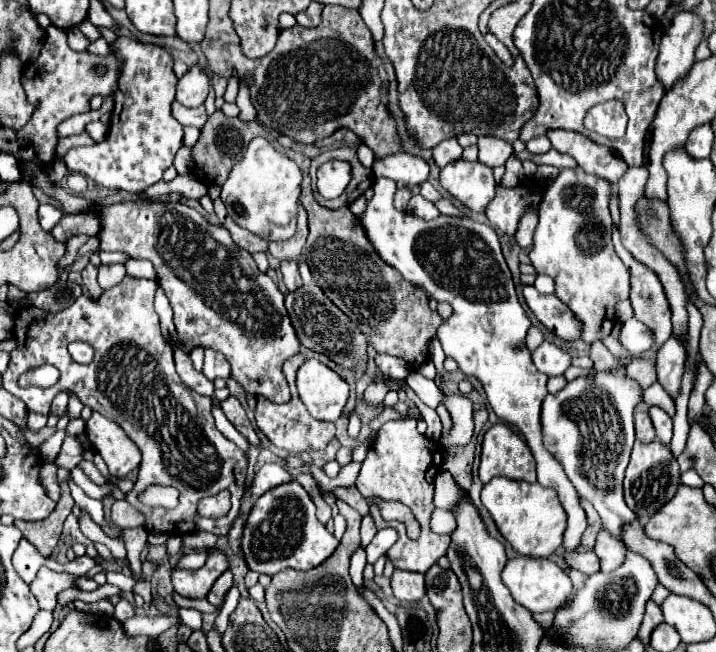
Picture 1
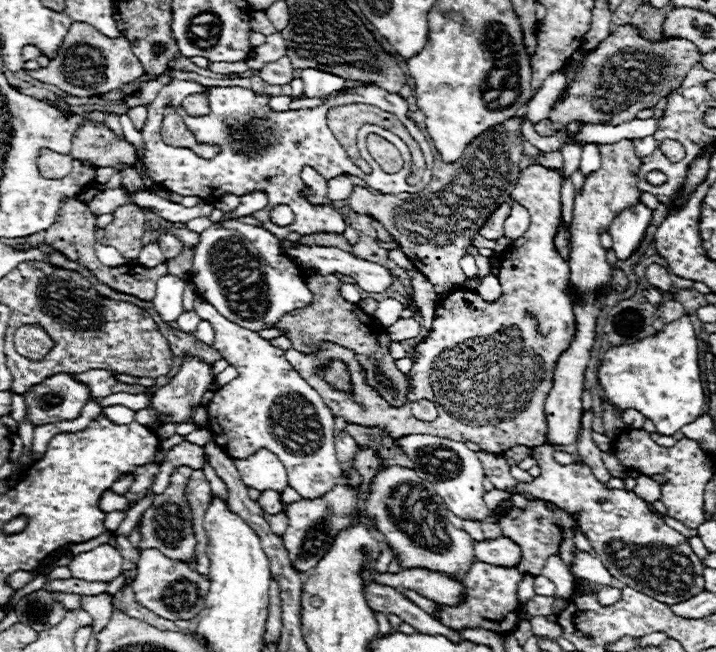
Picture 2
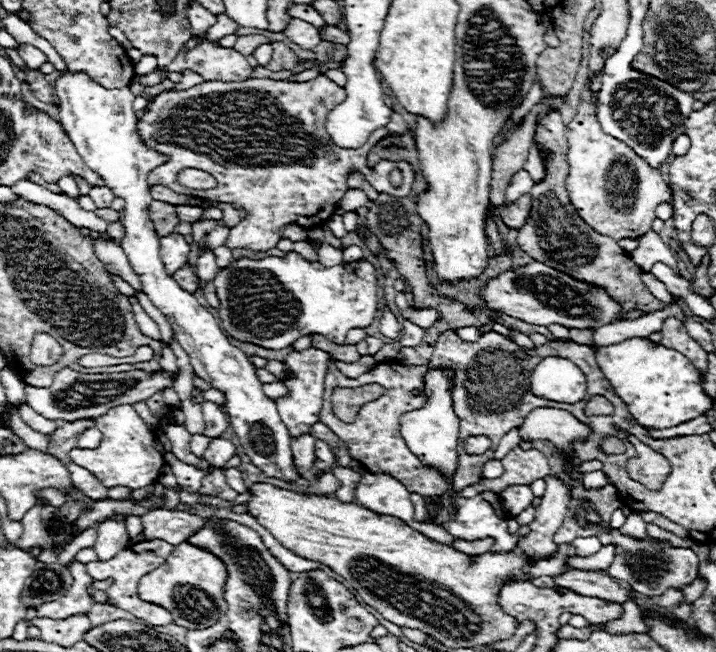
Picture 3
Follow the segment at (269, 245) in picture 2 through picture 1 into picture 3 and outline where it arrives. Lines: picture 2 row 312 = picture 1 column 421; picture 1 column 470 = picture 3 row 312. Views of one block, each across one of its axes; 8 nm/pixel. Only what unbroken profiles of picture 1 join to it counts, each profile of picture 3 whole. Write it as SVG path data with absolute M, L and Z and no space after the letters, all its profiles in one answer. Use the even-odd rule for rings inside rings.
M288 252L284 258L276 256L264 260L240 258L232 262L228 268L224 268L214 278L212 284L220 298L220 326L236 340L252 342L270 350L288 348L300 336L310 336L310 334L322 334L336 344L344 344L346 332L352 328L368 328L378 308L376 268L364 258L354 262L342 262L332 268L326 268L318 262L310 264L296 252Z

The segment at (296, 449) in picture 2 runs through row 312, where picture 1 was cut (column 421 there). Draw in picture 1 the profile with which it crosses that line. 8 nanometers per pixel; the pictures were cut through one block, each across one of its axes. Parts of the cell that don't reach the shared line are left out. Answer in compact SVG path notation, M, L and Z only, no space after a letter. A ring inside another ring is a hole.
M420 194L410 198L410 202L406 206L406 212L412 214L412 216L418 216L422 220L432 220L432 218L438 216L438 210L434 208L434 204L430 200L424 200Z

